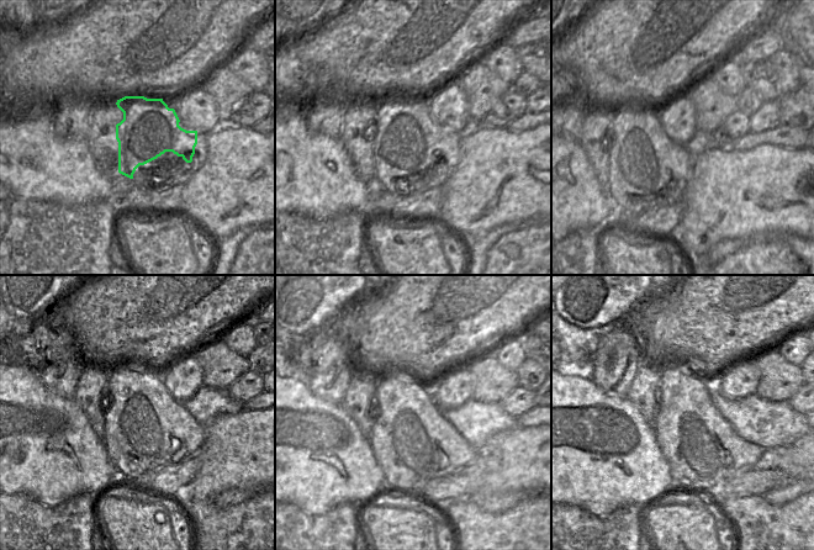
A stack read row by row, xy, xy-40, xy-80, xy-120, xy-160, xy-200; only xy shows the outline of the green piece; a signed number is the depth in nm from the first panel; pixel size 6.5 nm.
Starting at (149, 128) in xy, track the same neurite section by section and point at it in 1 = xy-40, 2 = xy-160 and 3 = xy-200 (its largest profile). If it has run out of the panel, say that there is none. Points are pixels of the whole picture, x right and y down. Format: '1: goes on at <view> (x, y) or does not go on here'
1: goes on at xy-40 (412, 114)
2: goes on at xy-160 (411, 440)
3: goes on at xy-200 (692, 443)

